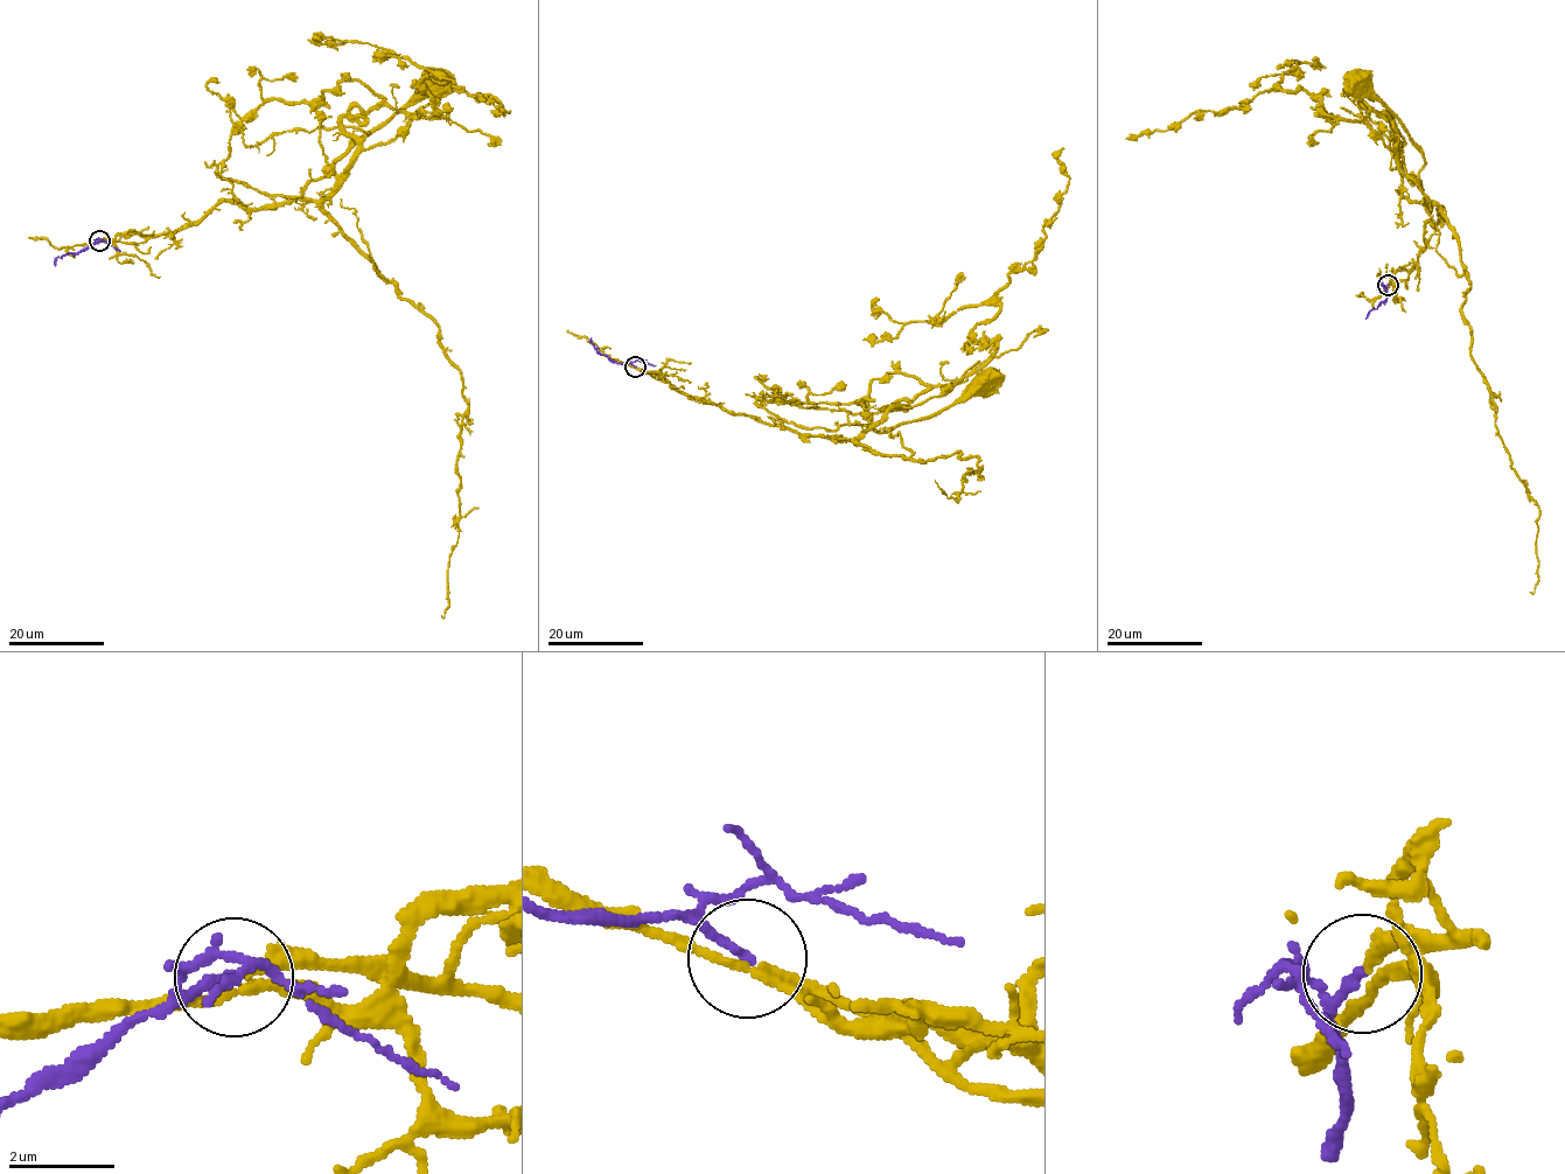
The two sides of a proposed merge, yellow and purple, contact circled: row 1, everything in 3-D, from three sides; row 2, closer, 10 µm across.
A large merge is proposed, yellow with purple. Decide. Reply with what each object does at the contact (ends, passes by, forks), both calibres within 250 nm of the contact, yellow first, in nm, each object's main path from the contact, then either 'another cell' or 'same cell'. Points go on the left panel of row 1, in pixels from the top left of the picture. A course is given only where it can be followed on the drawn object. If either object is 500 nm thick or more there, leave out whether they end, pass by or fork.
yellow passes by; purple ends; calibres 170 and 150 nm; course yellow (100, 242), (138, 244), (181, 230), (224, 201), (258, 208), (325, 198), (335, 163), (427, 79), (438, 83); course purple (100, 240), (55, 259), (55, 265); same cell

